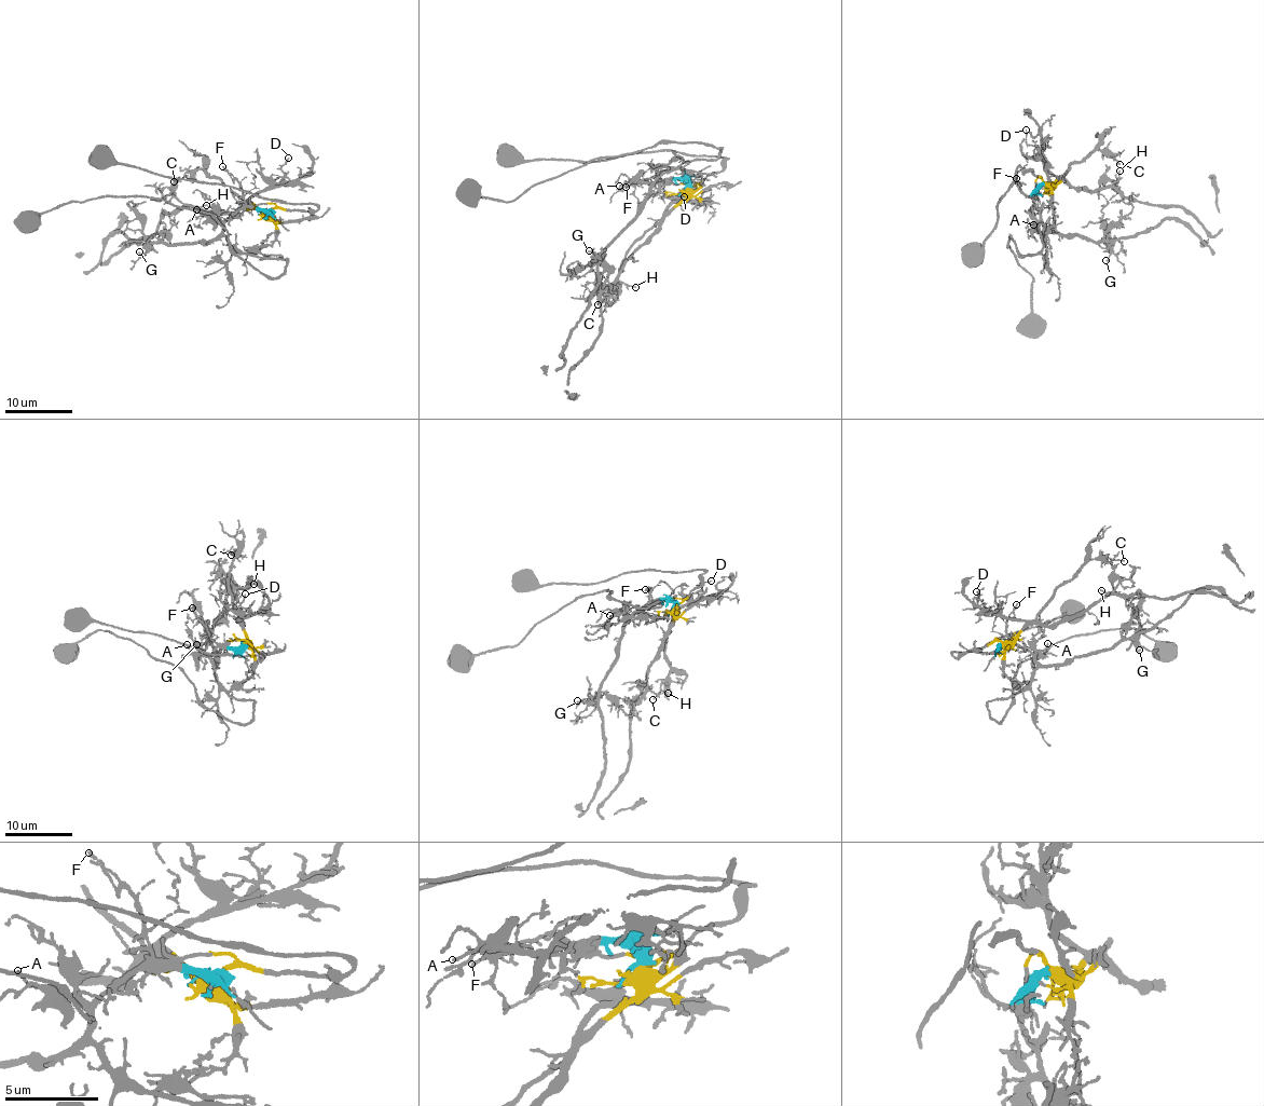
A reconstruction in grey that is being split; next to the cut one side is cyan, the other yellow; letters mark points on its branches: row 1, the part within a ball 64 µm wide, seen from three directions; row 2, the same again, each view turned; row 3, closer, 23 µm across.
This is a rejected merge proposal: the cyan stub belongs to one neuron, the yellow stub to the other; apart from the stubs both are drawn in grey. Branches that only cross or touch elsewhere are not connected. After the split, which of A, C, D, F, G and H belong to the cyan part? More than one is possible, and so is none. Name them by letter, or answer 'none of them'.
A, F, G

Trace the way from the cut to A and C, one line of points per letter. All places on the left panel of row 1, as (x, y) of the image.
A: (265, 210), (238, 208), (224, 220), (207, 218), (196, 208)
C: (265, 210), (264, 214), (260, 208), (244, 201), (218, 178), (200, 168), (174, 181)

